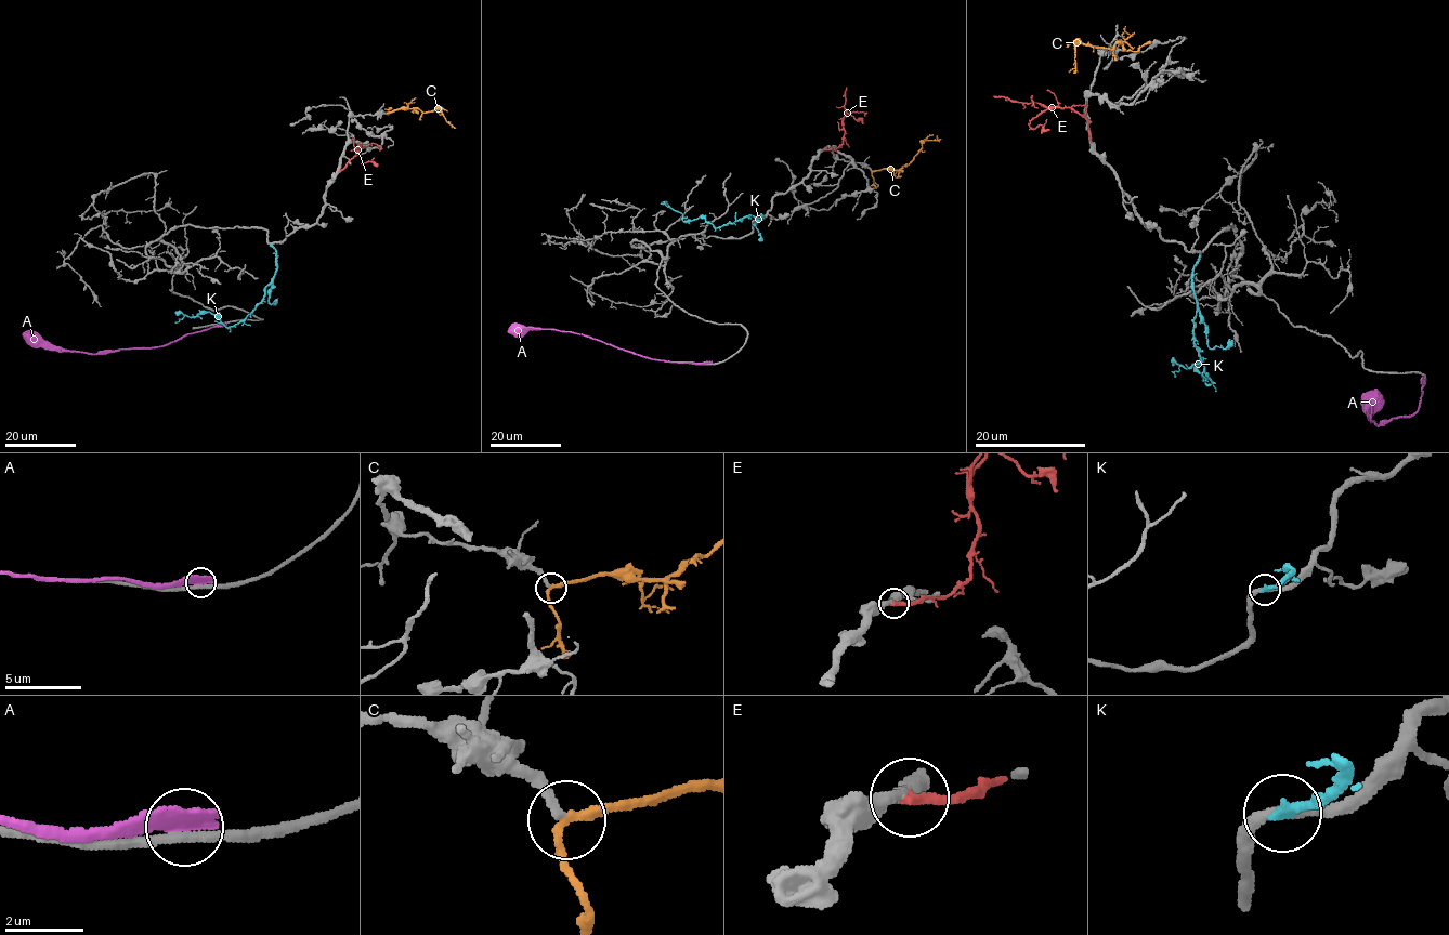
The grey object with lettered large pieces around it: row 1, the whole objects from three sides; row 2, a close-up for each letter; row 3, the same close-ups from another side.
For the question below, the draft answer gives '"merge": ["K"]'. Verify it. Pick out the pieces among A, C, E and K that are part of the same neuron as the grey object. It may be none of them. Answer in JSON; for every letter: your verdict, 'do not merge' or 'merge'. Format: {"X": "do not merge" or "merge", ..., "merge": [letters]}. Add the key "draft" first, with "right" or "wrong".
{"draft": "wrong", "A": "do not merge", "C": "do not merge", "E": "do not merge", "K": "do not merge", "merge": []}

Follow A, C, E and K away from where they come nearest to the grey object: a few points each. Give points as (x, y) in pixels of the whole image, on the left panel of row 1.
A: (223, 323), (152, 347), (96, 353), (51, 346), (31, 332), (22, 333)
C: (387, 113), (400, 108), (416, 108), (426, 113), (439, 109), (455, 128)
E: (339, 170), (359, 150), (363, 163), (378, 165)
K: (271, 245), (276, 252), (273, 280), (244, 319), (227, 327), (209, 312), (184, 316), (175, 323)

